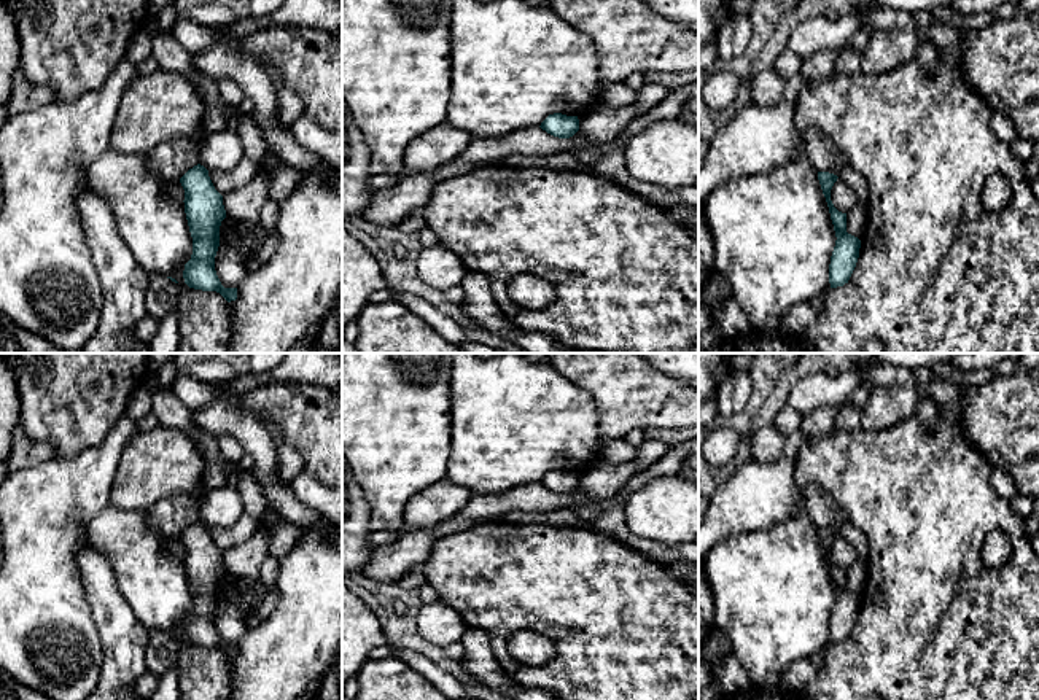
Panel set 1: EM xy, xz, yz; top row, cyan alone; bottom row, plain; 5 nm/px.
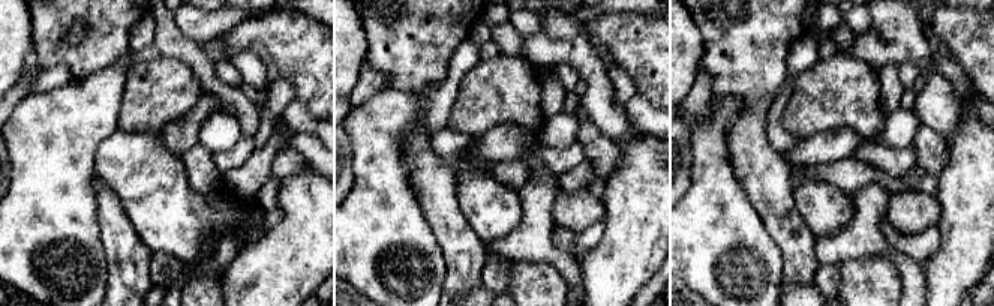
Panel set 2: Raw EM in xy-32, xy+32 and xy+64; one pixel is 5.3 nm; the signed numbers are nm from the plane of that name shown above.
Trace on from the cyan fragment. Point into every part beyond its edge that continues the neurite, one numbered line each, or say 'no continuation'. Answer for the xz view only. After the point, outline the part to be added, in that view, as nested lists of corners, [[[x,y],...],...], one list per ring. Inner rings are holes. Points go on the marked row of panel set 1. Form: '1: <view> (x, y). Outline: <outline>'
no continuation

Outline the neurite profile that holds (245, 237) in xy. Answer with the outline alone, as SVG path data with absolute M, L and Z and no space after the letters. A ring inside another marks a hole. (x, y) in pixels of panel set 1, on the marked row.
M224 218L220 226L220 242L242 256L250 256L255 253L270 234L264 229L261 221L235 221Z

